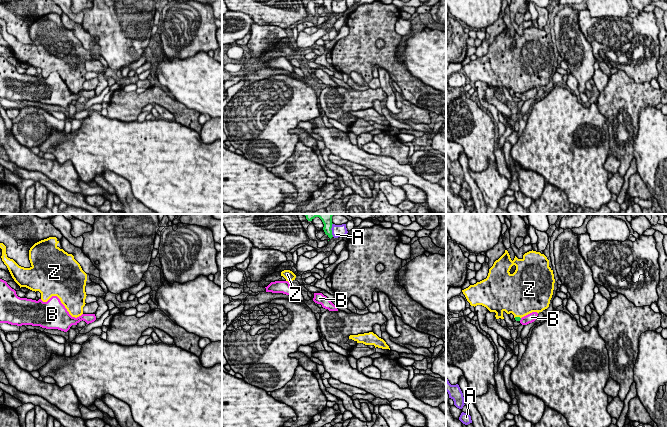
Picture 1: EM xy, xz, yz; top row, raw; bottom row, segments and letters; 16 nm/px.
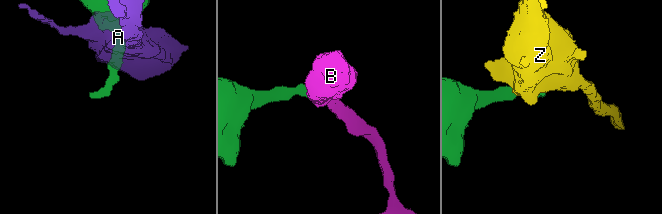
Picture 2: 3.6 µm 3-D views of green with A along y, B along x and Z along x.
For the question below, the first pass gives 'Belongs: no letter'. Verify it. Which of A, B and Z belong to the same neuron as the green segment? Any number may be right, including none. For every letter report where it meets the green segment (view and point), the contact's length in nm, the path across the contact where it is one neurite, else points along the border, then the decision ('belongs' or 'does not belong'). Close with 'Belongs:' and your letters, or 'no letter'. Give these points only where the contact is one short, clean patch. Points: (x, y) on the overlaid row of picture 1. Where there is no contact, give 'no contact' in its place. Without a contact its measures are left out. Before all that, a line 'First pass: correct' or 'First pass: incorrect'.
First pass: incorrect
A: xz (331, 230) | 220 nm | does not belong
B: yz (520, 319) | 60 nm | across yz (516, 318), (520, 319), (531, 317) | belongs
Z: yz (517, 317) | 110 nm | does not belong
Belongs: B

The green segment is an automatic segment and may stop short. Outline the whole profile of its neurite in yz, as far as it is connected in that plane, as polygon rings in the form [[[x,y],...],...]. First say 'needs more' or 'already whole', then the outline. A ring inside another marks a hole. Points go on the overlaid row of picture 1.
needs more; [[[532,312],[532,313],[524,316],[522,318],[515,317],[515,320],[516,321],[519,321],[522,325],[527,325],[529,323],[534,322],[536,320],[537,316],[538,316],[538,313],[537,312]]]

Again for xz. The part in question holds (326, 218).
already whole; [[[306,214],[306,219],[308,221],[312,221],[315,217],[319,217],[323,224],[324,224],[324,227],[323,227],[323,230],[325,232],[325,234],[331,239],[333,237],[332,235],[332,216],[333,215],[336,215],[336,214]]]

